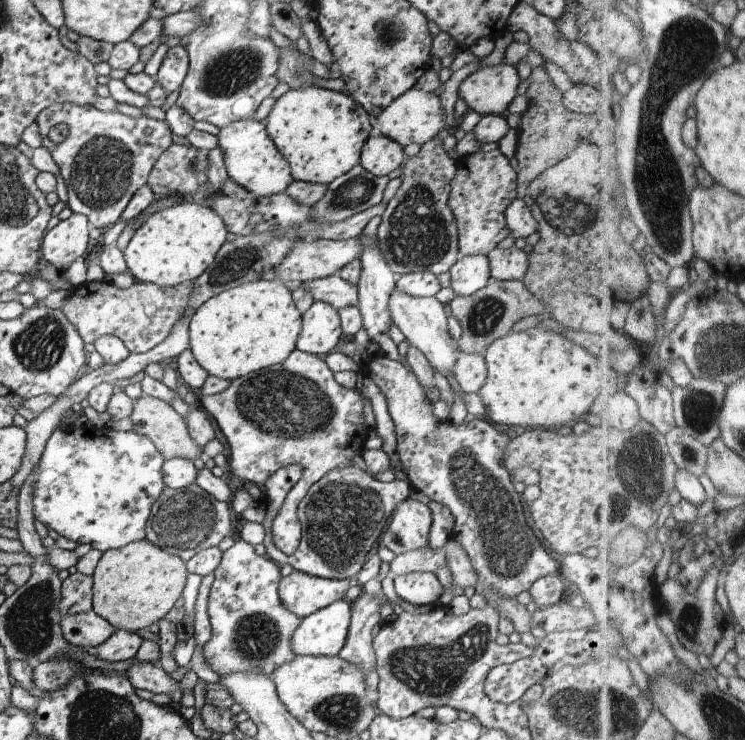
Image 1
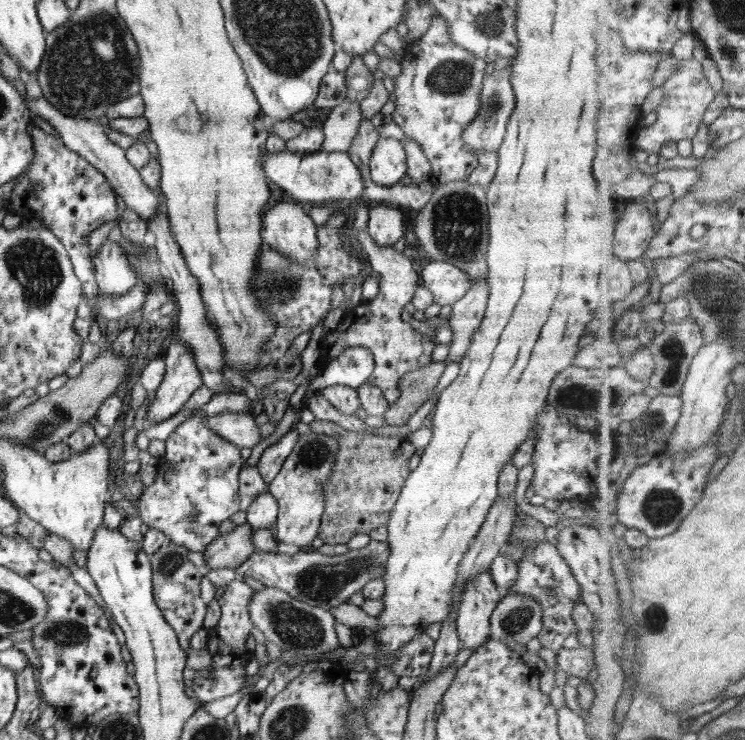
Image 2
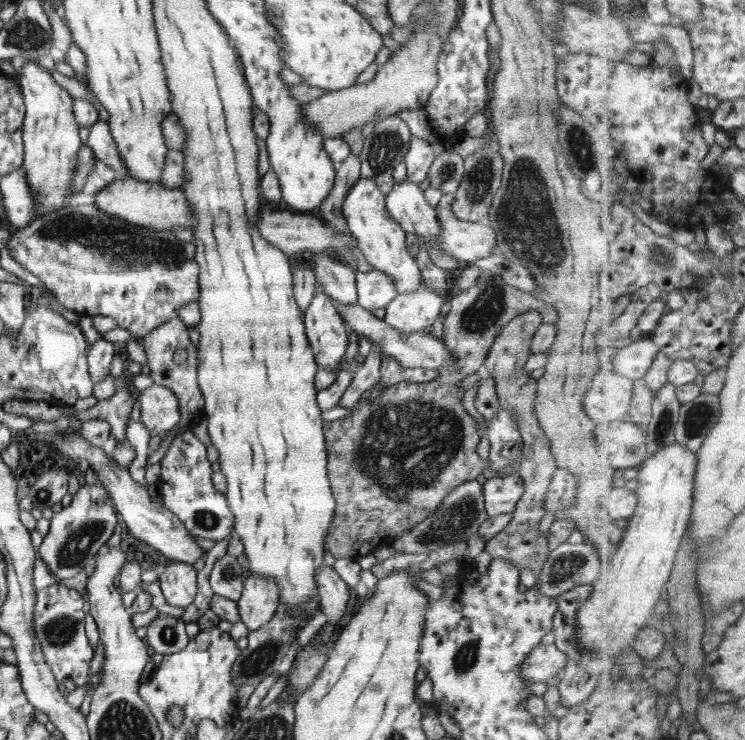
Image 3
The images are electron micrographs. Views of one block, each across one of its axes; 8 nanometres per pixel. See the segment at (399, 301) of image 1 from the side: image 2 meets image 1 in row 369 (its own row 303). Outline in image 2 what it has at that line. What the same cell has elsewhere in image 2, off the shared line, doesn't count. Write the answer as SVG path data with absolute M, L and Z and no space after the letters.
M429 261L419 276L420 284L432 294L433 304L441 307L453 307L471 288L468 274L446 262Z

